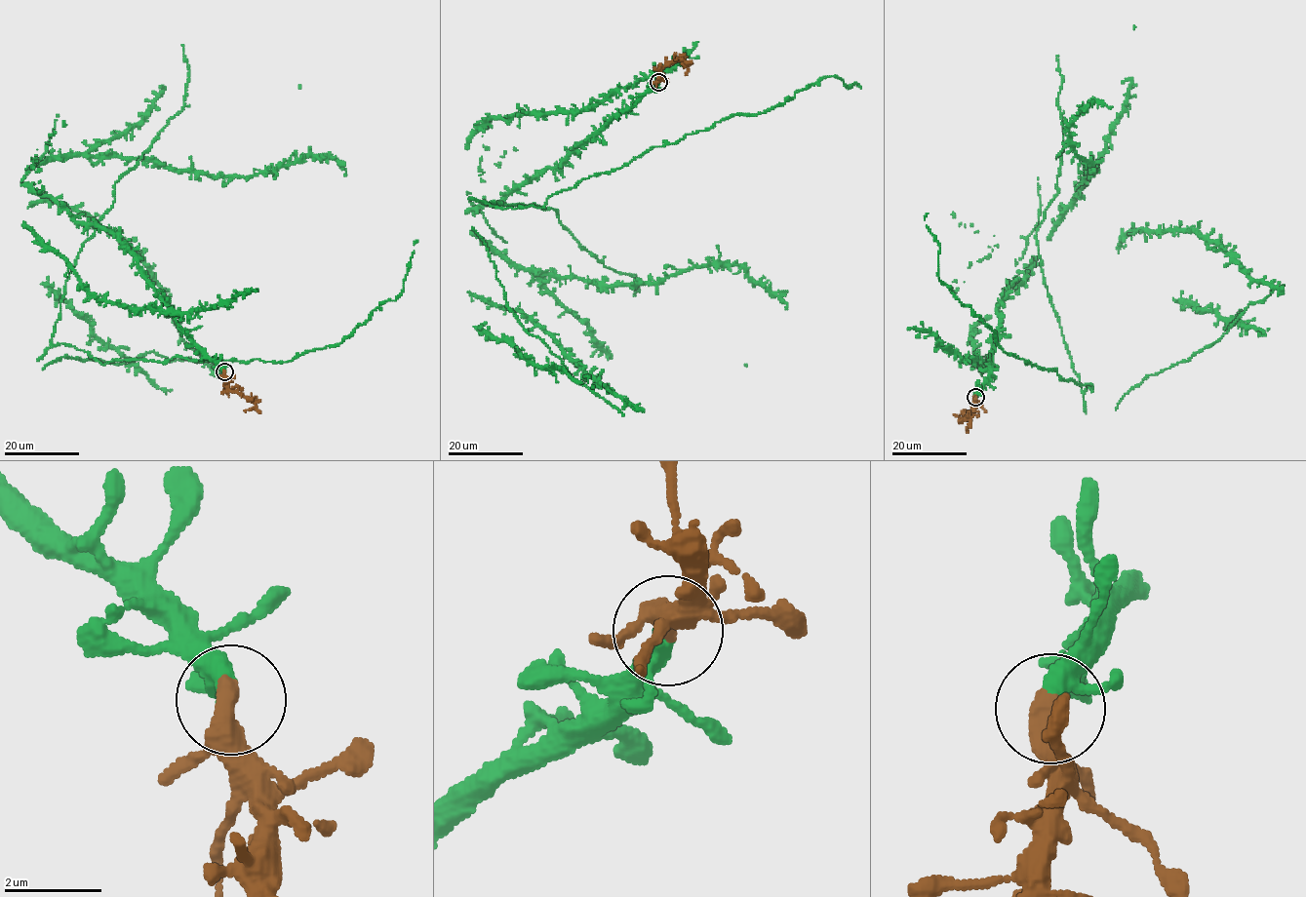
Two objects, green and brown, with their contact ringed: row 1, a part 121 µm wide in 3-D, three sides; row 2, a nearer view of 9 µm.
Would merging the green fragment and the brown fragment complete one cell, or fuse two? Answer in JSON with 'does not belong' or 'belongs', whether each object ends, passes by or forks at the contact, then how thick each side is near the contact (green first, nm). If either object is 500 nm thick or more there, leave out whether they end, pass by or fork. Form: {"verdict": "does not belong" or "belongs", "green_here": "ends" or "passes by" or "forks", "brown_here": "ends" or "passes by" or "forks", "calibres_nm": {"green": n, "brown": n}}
{"verdict": "belongs", "calibres_nm": {"green": 280, "brown": 550}}

